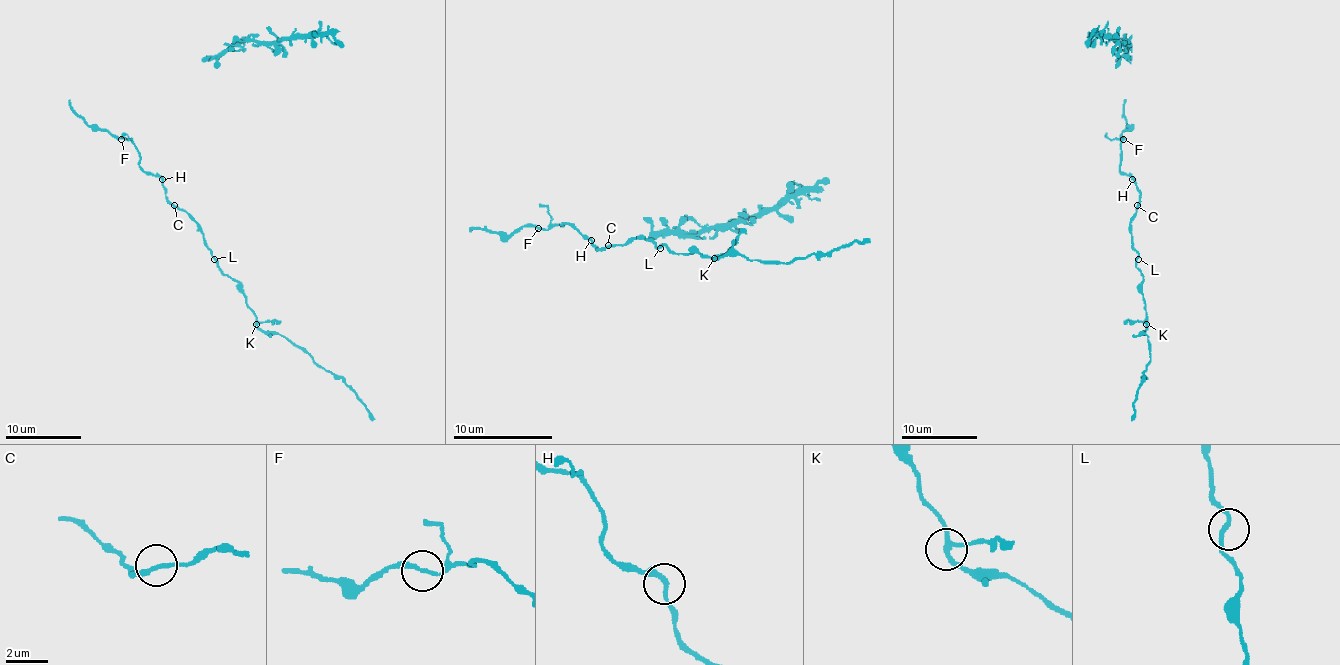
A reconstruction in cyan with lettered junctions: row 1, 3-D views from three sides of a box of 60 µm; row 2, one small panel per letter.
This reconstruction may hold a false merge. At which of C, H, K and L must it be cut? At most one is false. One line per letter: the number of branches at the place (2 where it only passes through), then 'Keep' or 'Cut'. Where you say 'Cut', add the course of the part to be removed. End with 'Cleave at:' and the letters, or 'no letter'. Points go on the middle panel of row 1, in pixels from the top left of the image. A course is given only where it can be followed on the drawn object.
C: Branches: 2. Keep
H: Branches: 2. Keep
K: Branches: 3. Keep
L: Branches: 2. Keep
Cleave at: no letter

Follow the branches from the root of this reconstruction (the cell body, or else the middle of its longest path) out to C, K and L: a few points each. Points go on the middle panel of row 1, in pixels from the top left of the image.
C: (596, 248), (603, 250), (608, 245)
K: (596, 248), (603, 250), (608, 245), (648, 238), (658, 248), (665, 245), (673, 253), (715, 258)
L: (596, 248), (603, 250), (608, 245), (625, 245), (635, 238), (648, 238), (660, 248)

